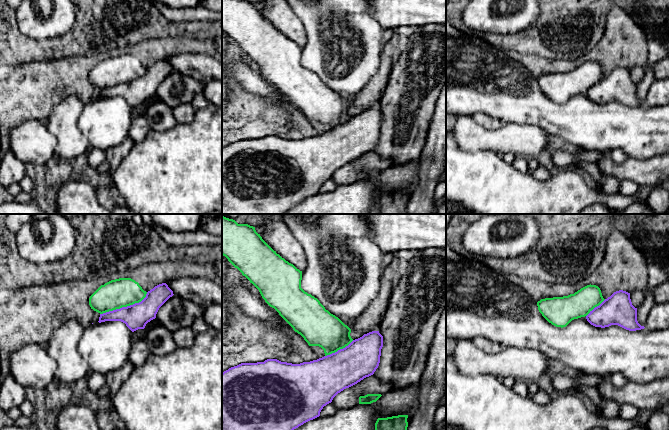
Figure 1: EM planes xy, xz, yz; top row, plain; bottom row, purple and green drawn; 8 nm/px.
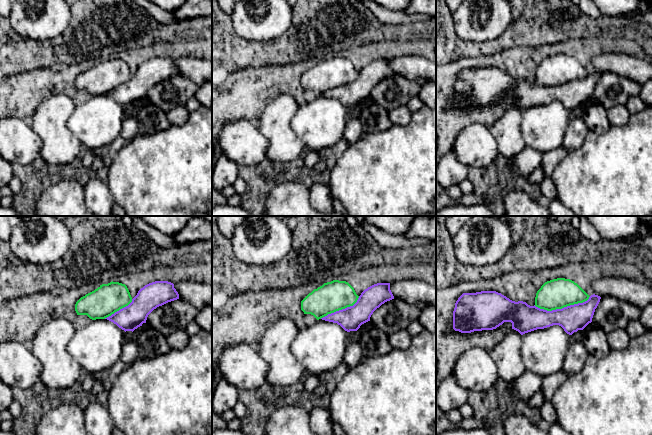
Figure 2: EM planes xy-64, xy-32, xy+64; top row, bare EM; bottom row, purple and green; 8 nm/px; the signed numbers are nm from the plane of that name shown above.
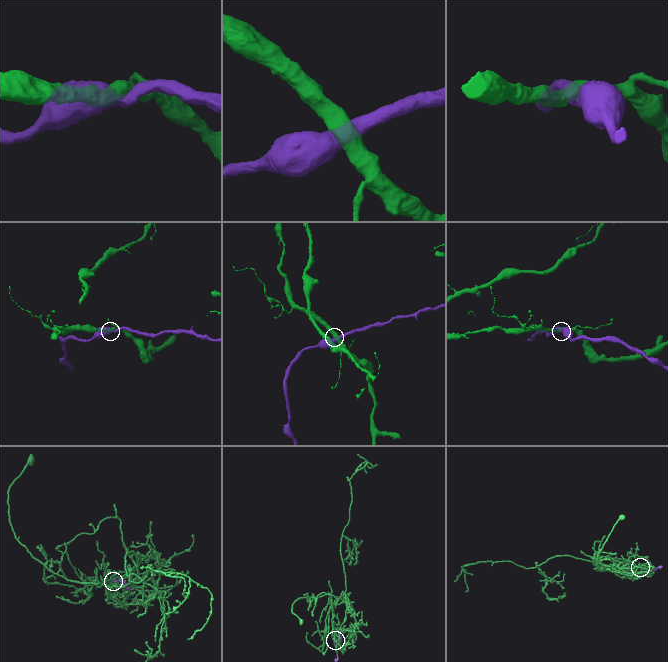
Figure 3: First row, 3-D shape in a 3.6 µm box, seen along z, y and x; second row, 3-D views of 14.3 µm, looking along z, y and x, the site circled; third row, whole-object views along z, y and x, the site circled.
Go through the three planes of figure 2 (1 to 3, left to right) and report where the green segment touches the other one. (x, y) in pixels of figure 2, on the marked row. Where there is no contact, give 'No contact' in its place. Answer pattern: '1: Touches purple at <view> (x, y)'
1: Touches purple at xy-64 (119, 310)
2: Touches purple at xy-32 (340, 310)
3: Touches purple at xy+64 (562, 308)

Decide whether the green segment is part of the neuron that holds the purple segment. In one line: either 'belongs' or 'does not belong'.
does not belong

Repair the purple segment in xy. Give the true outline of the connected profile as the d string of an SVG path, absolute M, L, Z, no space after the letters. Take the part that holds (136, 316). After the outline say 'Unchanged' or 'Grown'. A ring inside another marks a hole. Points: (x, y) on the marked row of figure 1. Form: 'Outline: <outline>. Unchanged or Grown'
Outline: M166 283L159 284L148 291L141 302L100 314L98 322L121 321L132 332L144 329L148 322L156 318L159 308L173 295Z. Unchanged

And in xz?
Outline: M372 331L335 353L292 364L277 359L241 363L222 373L222 430L294 430L320 416L324 406L346 388L374 374L383 336Z. Unchanged

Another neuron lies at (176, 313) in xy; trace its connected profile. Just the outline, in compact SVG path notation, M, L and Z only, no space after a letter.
M173 295L158 310L156 319L162 326L175 332L184 327L192 327L193 322L202 318L205 308L188 299Z

